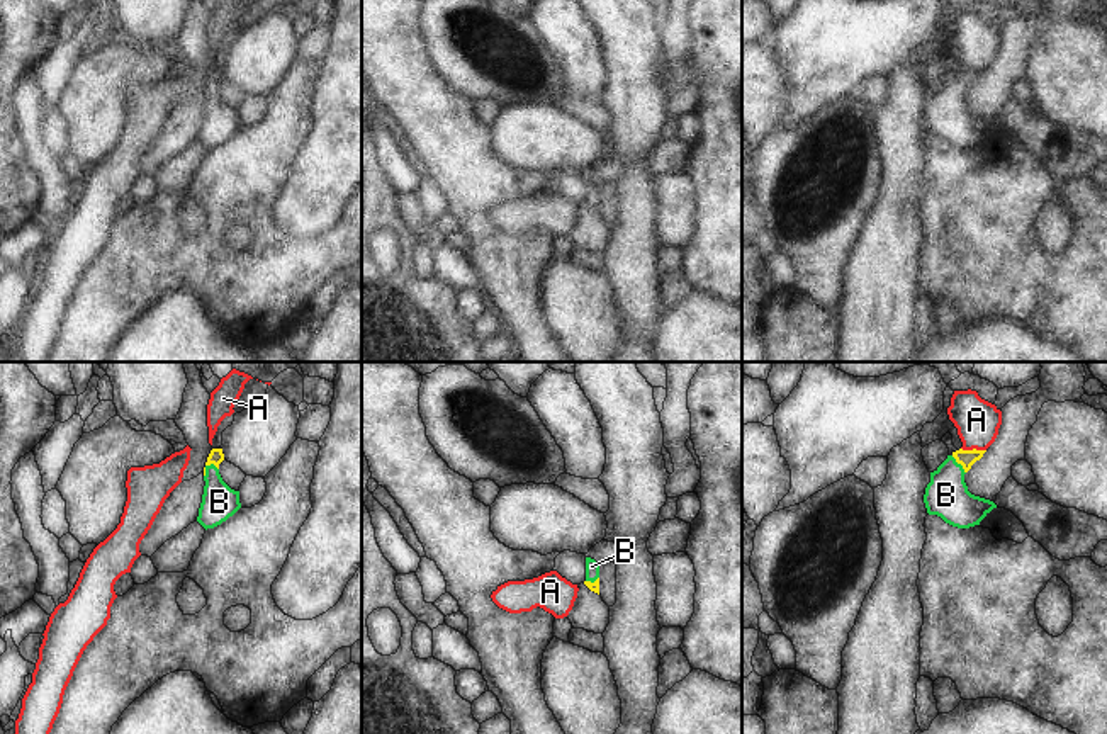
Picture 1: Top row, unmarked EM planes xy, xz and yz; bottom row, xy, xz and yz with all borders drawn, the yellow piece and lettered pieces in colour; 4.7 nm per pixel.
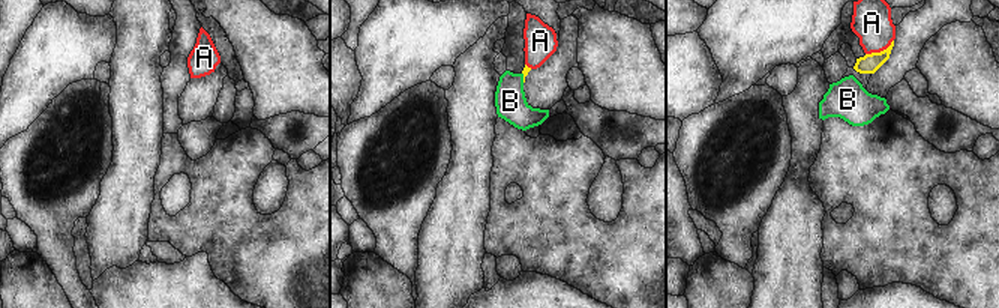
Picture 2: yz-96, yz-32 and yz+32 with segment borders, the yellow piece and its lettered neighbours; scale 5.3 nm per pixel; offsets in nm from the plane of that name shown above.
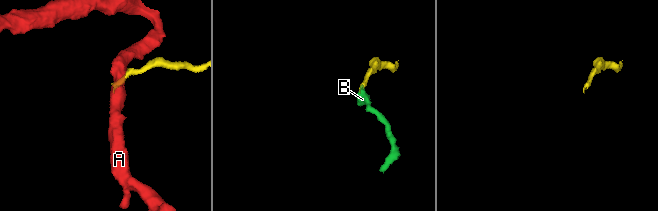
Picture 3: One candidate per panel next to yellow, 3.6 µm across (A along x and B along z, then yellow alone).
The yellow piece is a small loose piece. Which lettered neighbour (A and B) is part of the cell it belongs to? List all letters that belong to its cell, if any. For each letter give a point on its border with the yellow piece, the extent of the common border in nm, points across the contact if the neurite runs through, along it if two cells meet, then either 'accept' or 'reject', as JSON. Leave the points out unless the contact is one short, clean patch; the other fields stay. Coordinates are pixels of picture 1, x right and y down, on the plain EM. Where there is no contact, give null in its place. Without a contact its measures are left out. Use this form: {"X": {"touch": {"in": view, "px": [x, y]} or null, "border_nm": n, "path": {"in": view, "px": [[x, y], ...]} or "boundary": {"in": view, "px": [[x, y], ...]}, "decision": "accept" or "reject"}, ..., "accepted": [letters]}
{"A": {"touch": {"in": "yz", "px": [973, 68]}, "border_nm": 120, "boundary": {"in": "yz", "px": [[961, 67], [985, 70]]}, "decision": "reject"}, "B": {"touch": {"in": "xy", "px": [204, 89]}, "border_nm": 80, "path": {"in": "xy", "px": [[216, 75], [204, 89], [213, 97], [219, 121]]}, "decision": "accept"}, "accepted": ["B"]}

